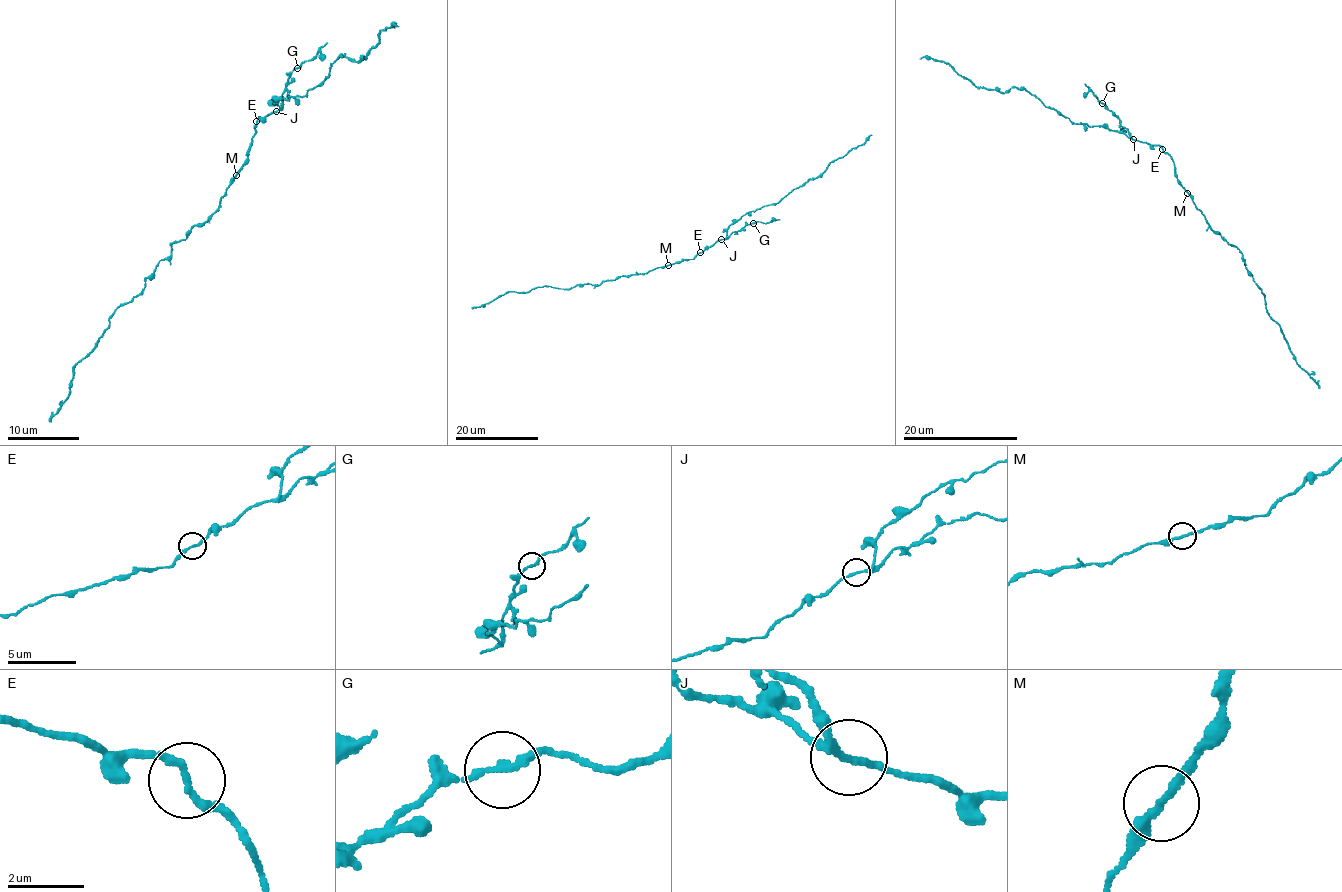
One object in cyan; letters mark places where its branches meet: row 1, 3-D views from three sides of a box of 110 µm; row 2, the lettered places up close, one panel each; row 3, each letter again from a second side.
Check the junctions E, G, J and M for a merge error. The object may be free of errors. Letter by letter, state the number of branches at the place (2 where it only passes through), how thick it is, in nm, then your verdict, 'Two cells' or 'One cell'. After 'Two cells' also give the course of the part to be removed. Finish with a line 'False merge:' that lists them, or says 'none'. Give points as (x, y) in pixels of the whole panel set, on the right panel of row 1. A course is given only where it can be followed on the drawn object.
E: Branches: 2. Thickness 190 nm. One cell
G: Branches: 2. Thickness 190 nm. One cell
J: Branches: 2. Thickness 190 nm. One cell
M: Branches: 2. Thickness 190 nm. One cell
False merge: none

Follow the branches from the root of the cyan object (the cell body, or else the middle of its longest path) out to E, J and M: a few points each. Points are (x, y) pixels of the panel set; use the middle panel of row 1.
E: (686, 260), (692, 259), (700, 252)
J: (686, 260), (692, 259), (721, 239)
M: (686, 260), (668, 265)

